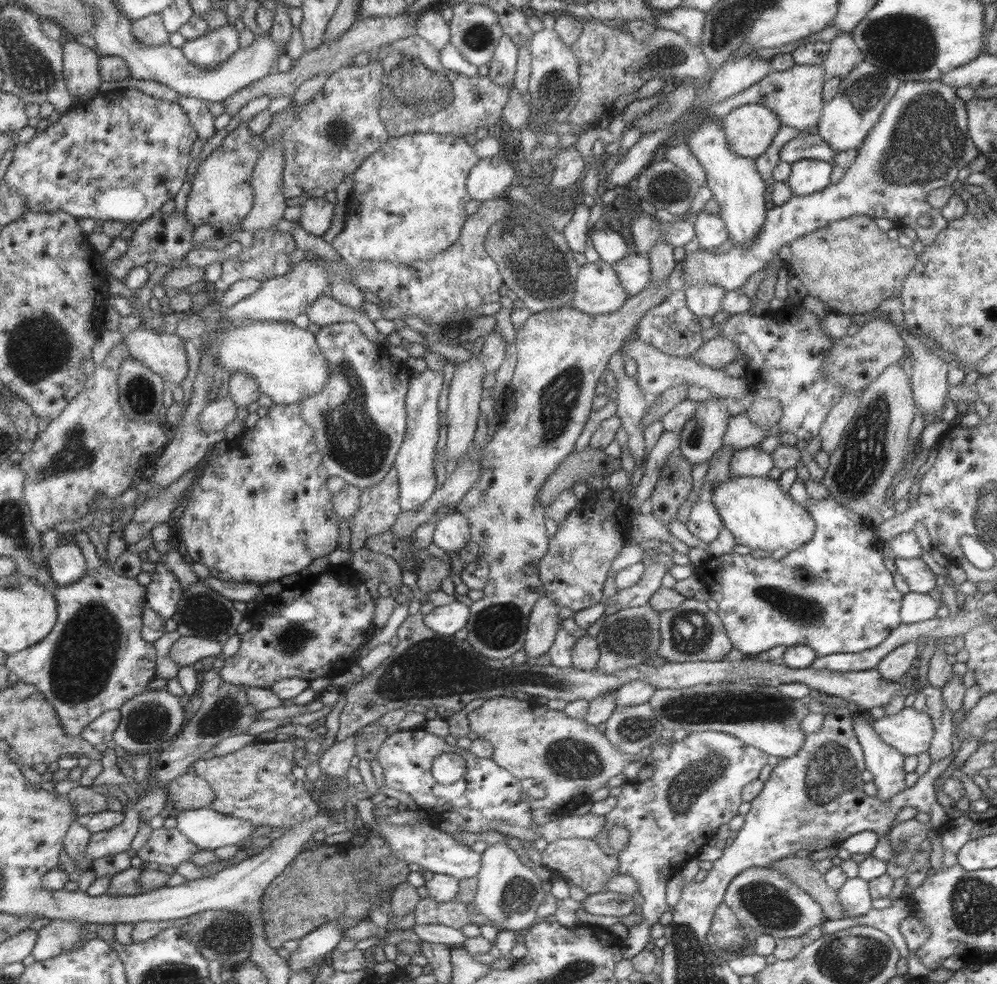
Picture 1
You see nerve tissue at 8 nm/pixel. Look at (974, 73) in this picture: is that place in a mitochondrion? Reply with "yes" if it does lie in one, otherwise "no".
no

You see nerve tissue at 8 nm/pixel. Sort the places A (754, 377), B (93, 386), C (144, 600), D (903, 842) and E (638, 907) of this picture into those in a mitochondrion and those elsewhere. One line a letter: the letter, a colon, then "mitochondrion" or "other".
A: other
B: other
C: other
D: mitochondrion
E: other

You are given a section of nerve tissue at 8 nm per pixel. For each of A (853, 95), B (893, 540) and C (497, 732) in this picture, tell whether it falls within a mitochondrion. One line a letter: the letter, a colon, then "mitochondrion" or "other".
A: mitochondrion
B: other
C: other

